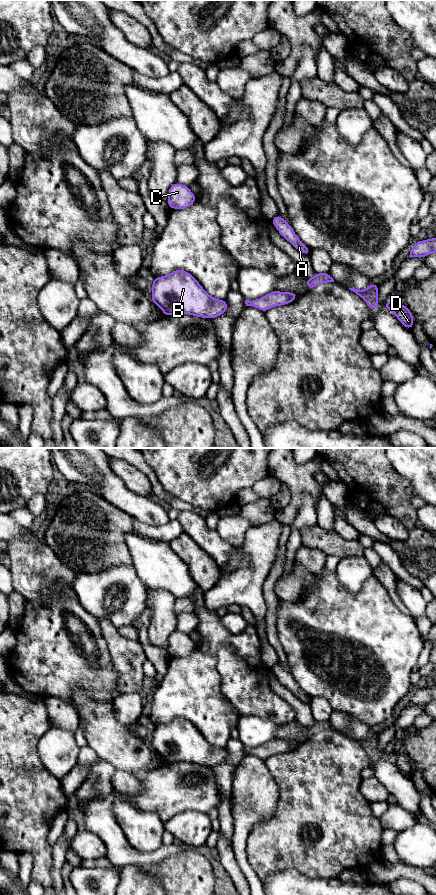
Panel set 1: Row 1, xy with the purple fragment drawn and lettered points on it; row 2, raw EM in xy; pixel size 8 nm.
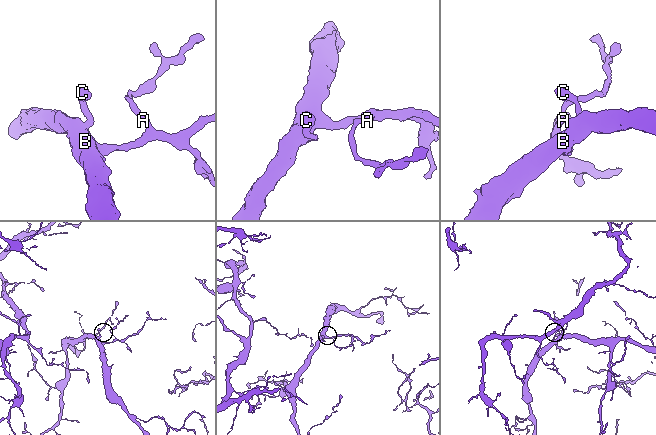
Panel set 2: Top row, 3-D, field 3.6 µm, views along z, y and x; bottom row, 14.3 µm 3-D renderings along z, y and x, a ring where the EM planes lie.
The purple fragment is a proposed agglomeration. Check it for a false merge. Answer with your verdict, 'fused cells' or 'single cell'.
single cell

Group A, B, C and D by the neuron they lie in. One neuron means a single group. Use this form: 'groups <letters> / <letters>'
groups A B C D

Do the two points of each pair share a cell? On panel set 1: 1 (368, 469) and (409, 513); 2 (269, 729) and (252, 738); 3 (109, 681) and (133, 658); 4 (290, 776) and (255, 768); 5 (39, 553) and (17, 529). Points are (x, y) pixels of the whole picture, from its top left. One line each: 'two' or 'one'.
1: one
2: one
3: two
4: two
5: two

